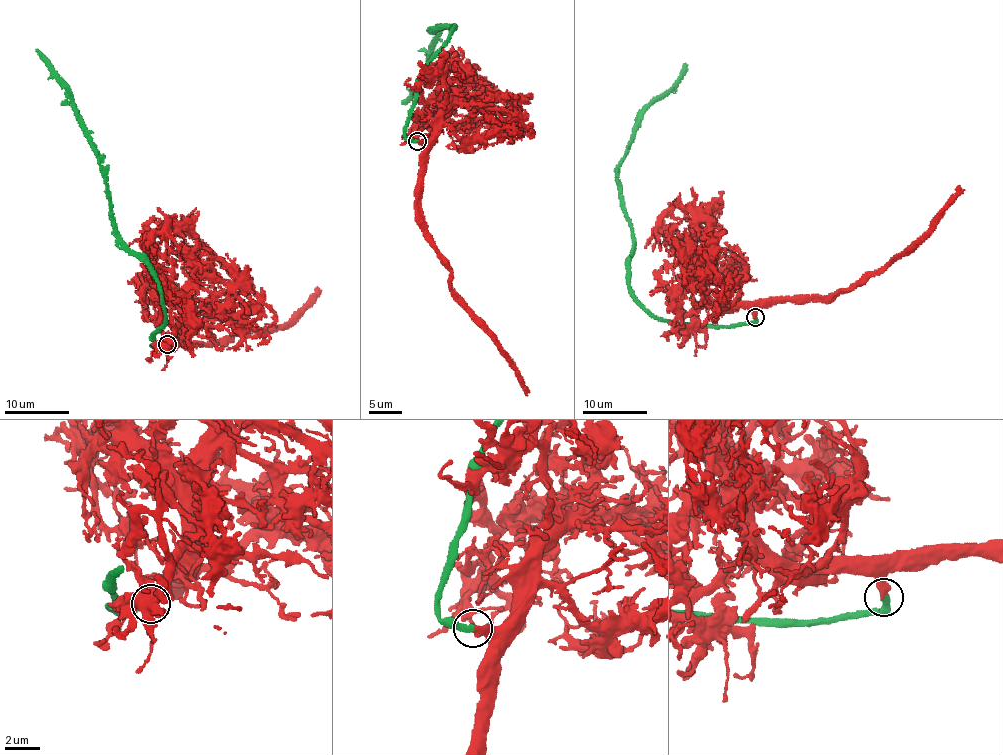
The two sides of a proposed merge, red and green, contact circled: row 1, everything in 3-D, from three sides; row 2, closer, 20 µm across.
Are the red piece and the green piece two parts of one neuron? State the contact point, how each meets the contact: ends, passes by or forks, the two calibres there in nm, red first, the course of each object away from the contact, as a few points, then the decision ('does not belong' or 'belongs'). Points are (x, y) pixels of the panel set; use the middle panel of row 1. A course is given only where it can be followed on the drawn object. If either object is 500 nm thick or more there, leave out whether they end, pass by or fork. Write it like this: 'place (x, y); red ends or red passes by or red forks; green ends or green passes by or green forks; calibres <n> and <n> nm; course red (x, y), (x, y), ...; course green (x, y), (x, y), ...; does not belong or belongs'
place (417, 141); red ends; green ends; calibres 440 and 360 nm; course red (418, 142), (422, 147), (418, 212), (427, 240), (451, 270), (451, 286), (460, 302), (517, 371), (527, 395); course green (418, 142), (405, 137), (416, 79), (454, 26), (432, 31), (444, 29), (441, 25), (413, 96), (402, 101); belongs

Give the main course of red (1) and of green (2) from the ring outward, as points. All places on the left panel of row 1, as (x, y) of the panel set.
1: (168, 344), (170, 335), (183, 342), (216, 344), (244, 332), (267, 333), (292, 321), (320, 293)
2: (168, 344), (154, 347), (149, 338), (165, 315), (156, 274), (116, 230), (98, 151), (70, 89), (36, 49)

